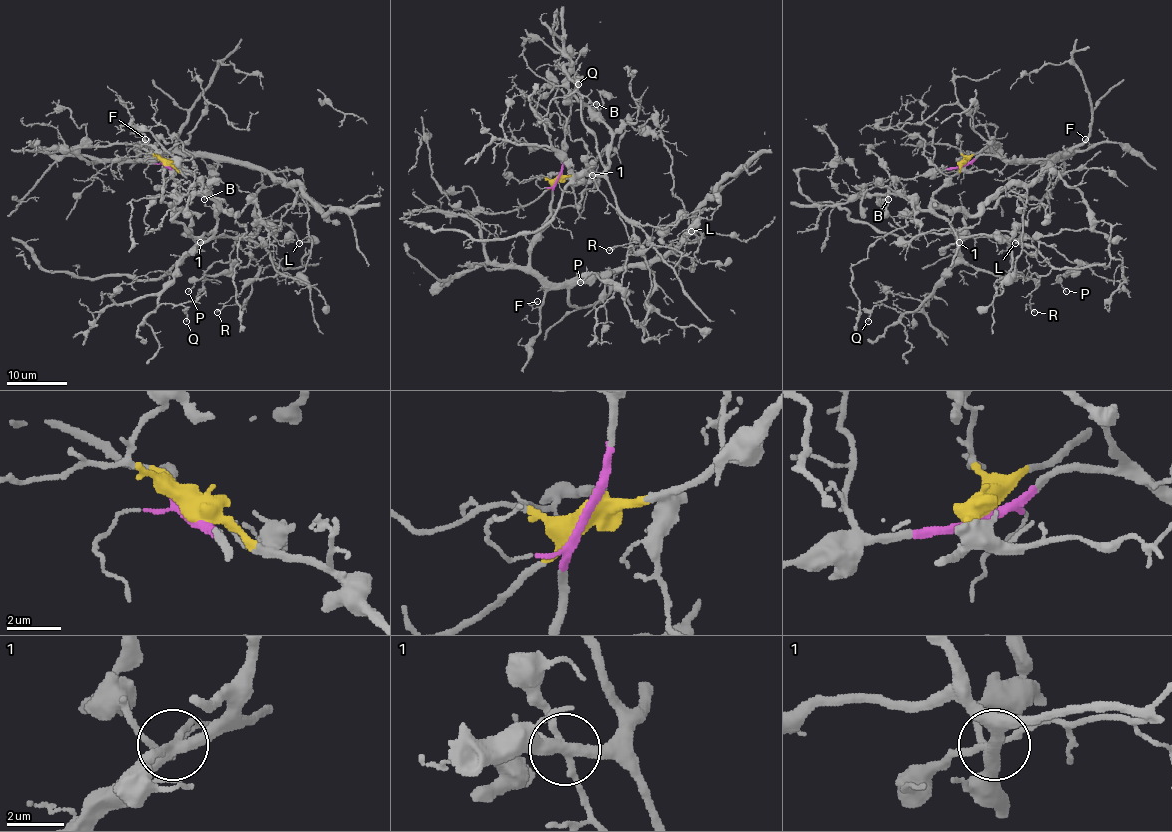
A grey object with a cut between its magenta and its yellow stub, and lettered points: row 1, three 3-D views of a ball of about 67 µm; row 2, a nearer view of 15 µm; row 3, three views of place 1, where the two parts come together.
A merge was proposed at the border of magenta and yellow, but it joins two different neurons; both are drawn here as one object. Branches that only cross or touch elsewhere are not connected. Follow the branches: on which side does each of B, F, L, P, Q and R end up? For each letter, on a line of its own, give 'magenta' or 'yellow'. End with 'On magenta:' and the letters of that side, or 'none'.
B: yellow
F: magenta
L: magenta
P: magenta
Q: yellow
R: yellow
On magenta: F, L, P

